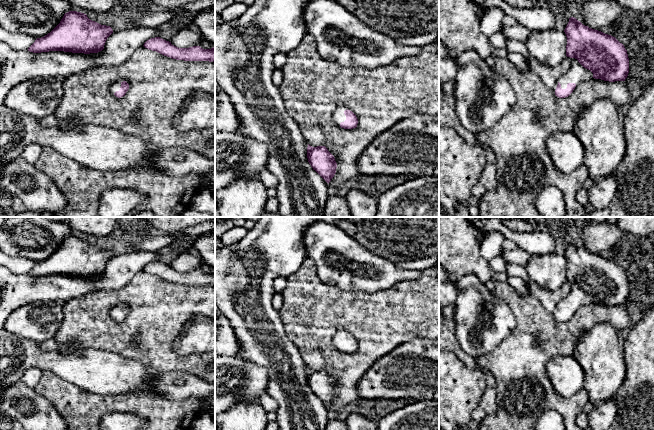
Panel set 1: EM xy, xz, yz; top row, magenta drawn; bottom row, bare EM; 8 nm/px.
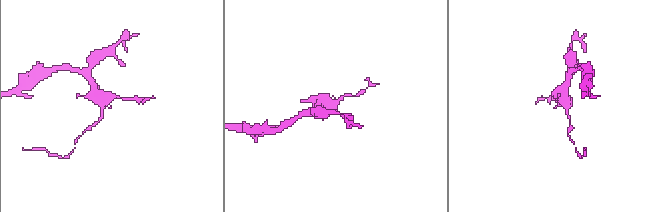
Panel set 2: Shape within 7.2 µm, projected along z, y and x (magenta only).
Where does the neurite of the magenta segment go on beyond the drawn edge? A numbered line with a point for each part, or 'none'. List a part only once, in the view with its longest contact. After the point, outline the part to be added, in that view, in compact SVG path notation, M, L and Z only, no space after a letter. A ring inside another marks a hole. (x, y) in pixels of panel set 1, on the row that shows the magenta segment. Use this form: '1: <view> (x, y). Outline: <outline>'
1: yz (577, 74). Outline: M571 58L571 65L568 72L558 79L554 91L559 83L561 84L562 89L566 89L568 83L575 83L577 86L584 81L591 80L592 78L593 73L590 70L584 68L577 59Z

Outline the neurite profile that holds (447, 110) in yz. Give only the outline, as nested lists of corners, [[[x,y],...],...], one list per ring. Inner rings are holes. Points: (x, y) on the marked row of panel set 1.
[[[454,80],[439,86],[439,127],[451,127],[466,143],[479,144],[474,133],[466,130],[456,115],[454,88]]]

